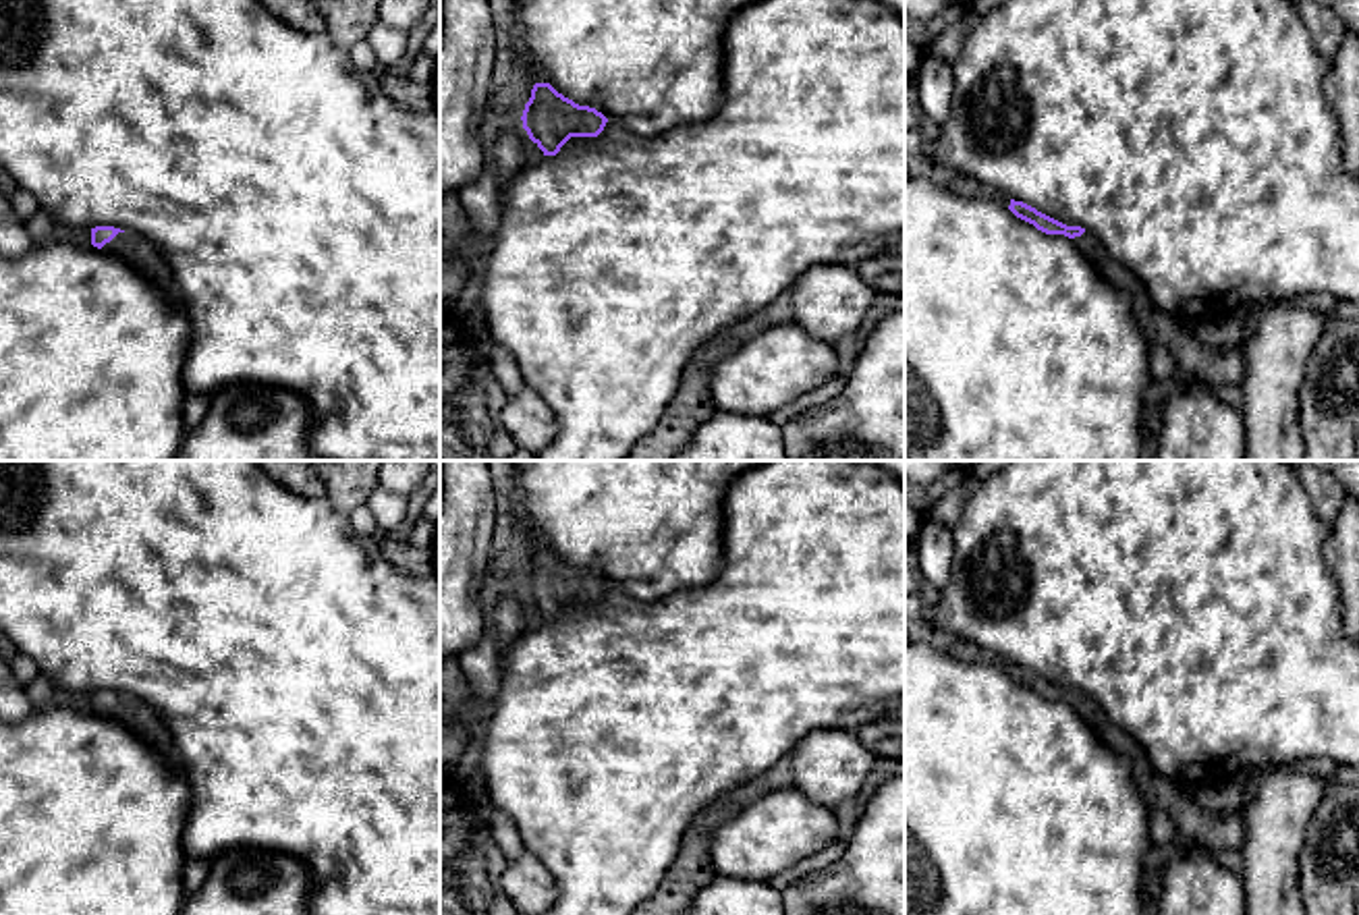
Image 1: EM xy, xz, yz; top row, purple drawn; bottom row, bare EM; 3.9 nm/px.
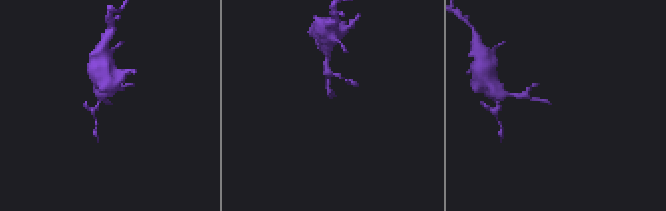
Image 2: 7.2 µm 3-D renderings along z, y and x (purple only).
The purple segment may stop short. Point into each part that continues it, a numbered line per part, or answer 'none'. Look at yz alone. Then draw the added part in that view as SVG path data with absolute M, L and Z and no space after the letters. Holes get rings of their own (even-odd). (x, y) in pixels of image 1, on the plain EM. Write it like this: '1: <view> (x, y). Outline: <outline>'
1: yz (1225, 830). Outline: M1089 695L1071 705L1110 749L1131 757L1133 782L1152 815L1166 815L1176 834L1208 842L1216 849L1243 847L1245 826L1237 813L1205 811L1183 788L1160 776L1145 751L1125 730L1114 726Z

